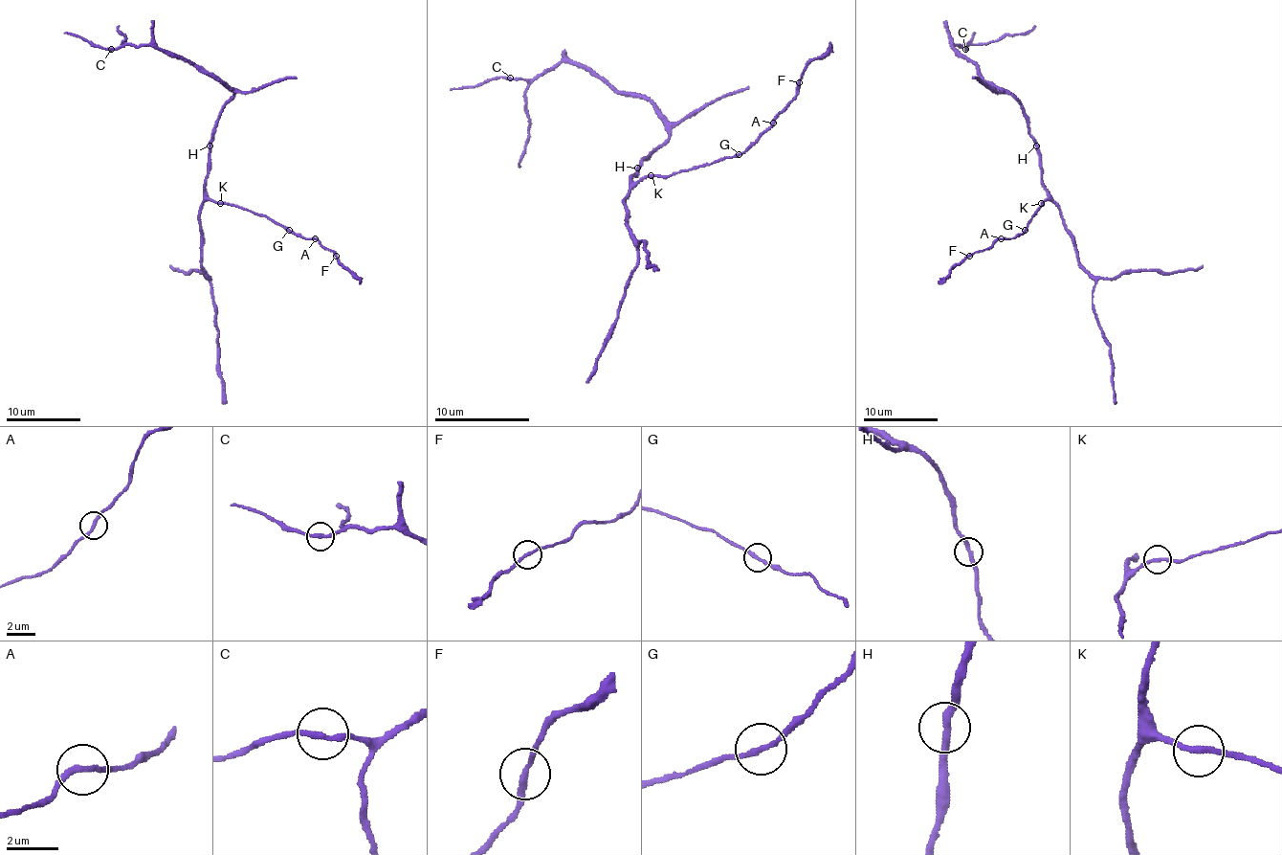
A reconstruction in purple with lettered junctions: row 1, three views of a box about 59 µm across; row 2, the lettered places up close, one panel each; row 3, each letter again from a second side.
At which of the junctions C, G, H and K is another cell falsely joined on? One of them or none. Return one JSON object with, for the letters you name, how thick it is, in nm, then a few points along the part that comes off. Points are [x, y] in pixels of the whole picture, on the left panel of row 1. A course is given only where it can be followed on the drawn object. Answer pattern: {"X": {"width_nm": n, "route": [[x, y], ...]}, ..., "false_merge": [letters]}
{"false_merge": []}

